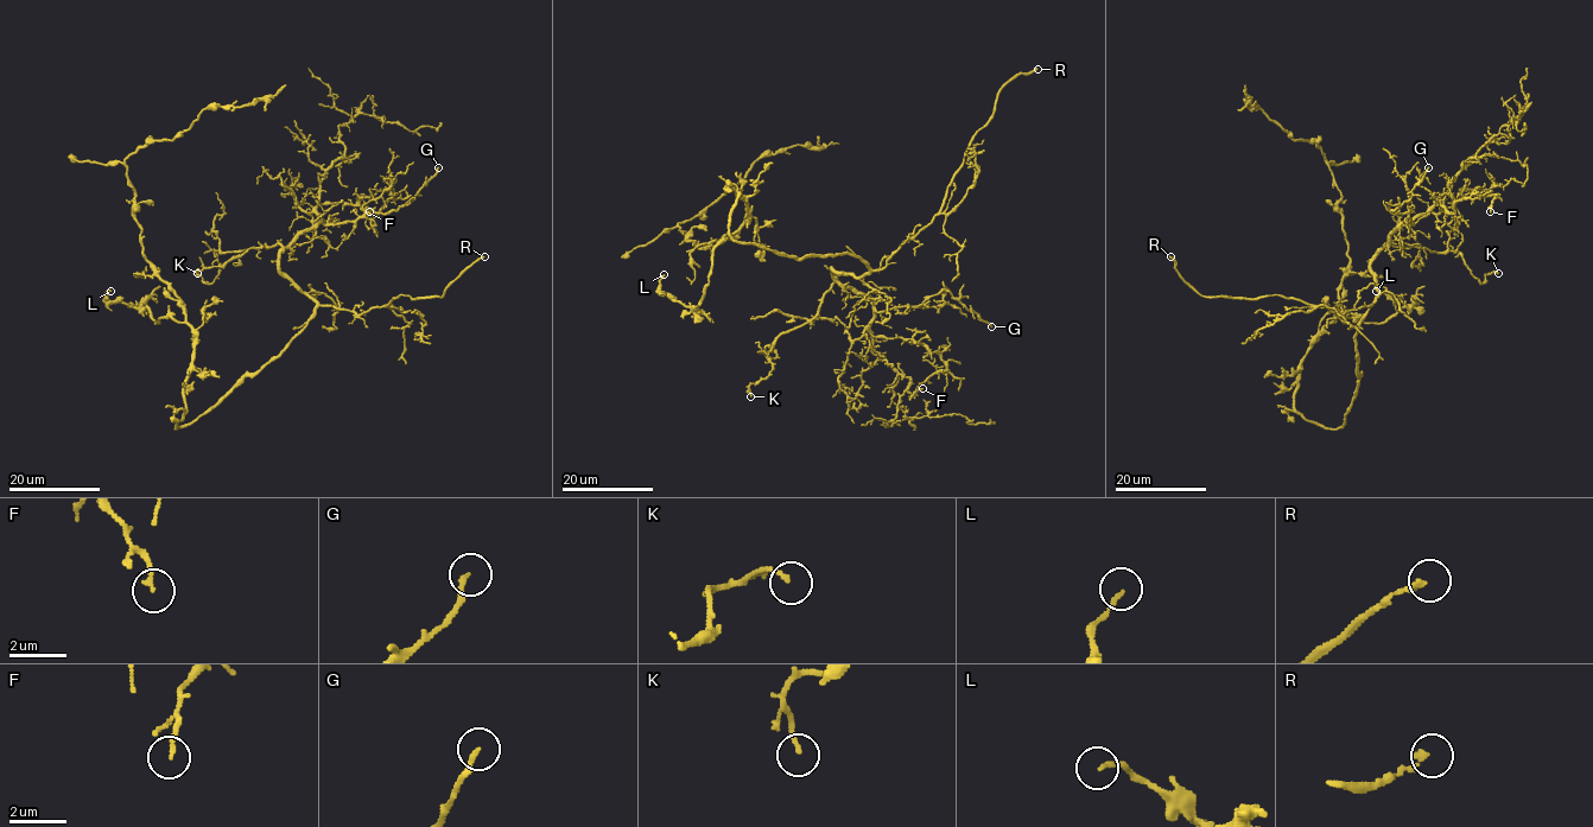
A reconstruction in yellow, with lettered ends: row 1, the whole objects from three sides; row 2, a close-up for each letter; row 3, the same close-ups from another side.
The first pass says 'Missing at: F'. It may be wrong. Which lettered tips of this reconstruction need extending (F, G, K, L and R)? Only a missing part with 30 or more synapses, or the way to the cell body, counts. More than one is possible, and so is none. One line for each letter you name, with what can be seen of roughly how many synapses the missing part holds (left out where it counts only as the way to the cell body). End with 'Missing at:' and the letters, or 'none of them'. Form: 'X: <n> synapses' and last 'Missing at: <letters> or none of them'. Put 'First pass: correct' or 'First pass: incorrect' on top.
First pass: incorrect
Missing at: R

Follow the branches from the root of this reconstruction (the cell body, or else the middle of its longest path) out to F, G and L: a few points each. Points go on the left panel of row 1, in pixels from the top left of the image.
F: (197, 417), (313, 312), (279, 254), (316, 208), (378, 211), (392, 193), (363, 195), (369, 211)
G: (197, 417), (273, 361), (313, 312), (316, 304), (280, 271), (279, 254), (315, 223), (395, 211), (438, 167)
L: (197, 417), (176, 428), (186, 409), (194, 331), (171, 317), (156, 323), (145, 306), (108, 301), (110, 291)

